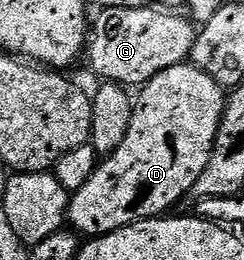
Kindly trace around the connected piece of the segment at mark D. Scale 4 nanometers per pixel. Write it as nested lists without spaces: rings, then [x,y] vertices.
[[[193,64],[173,66],[147,82],[141,87],[139,94],[142,95],[136,98],[128,134],[120,148],[99,161],[96,172],[92,172],[84,188],[73,191],[68,222],[79,235],[111,234],[133,222],[142,222],[145,218],[156,218],[173,211],[170,209],[182,197],[185,199],[196,180],[200,180],[200,172],[208,168],[208,160],[214,154],[216,136],[222,113],[226,110],[228,94],[219,82],[208,76],[208,72],[196,68]]]

